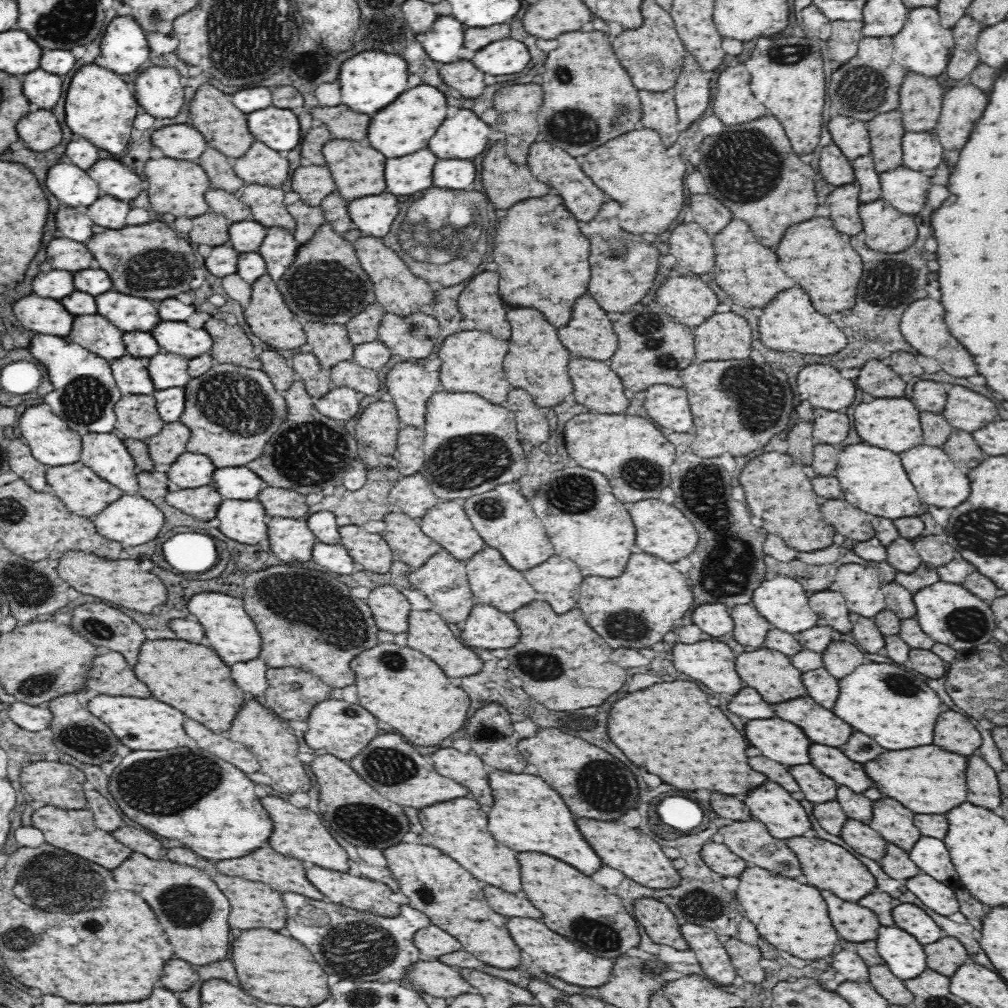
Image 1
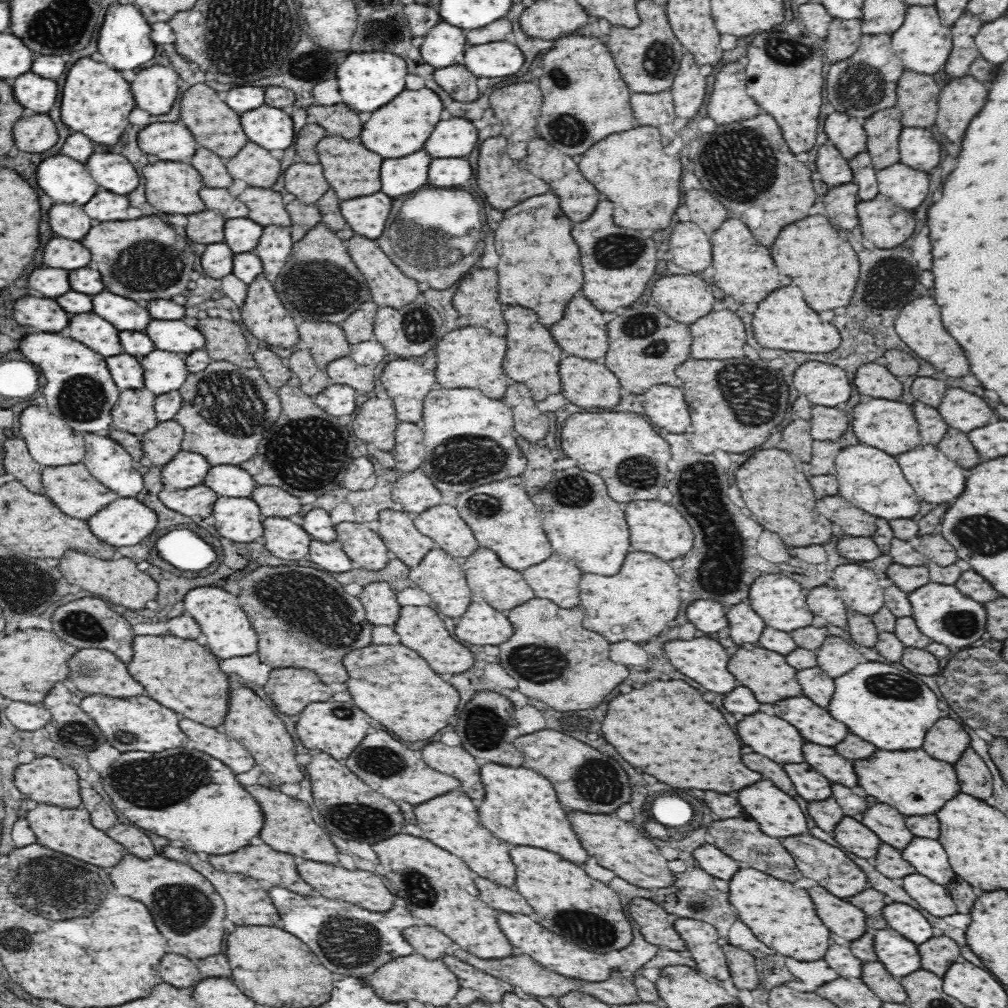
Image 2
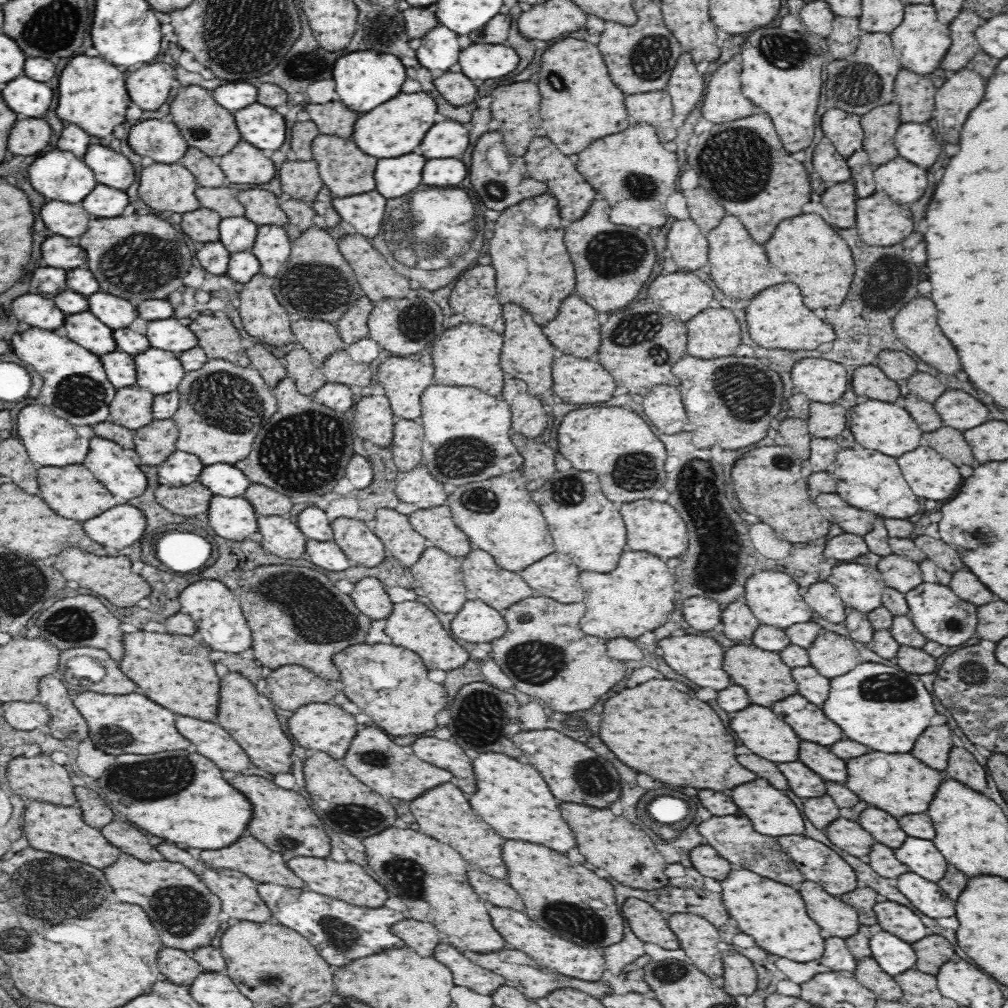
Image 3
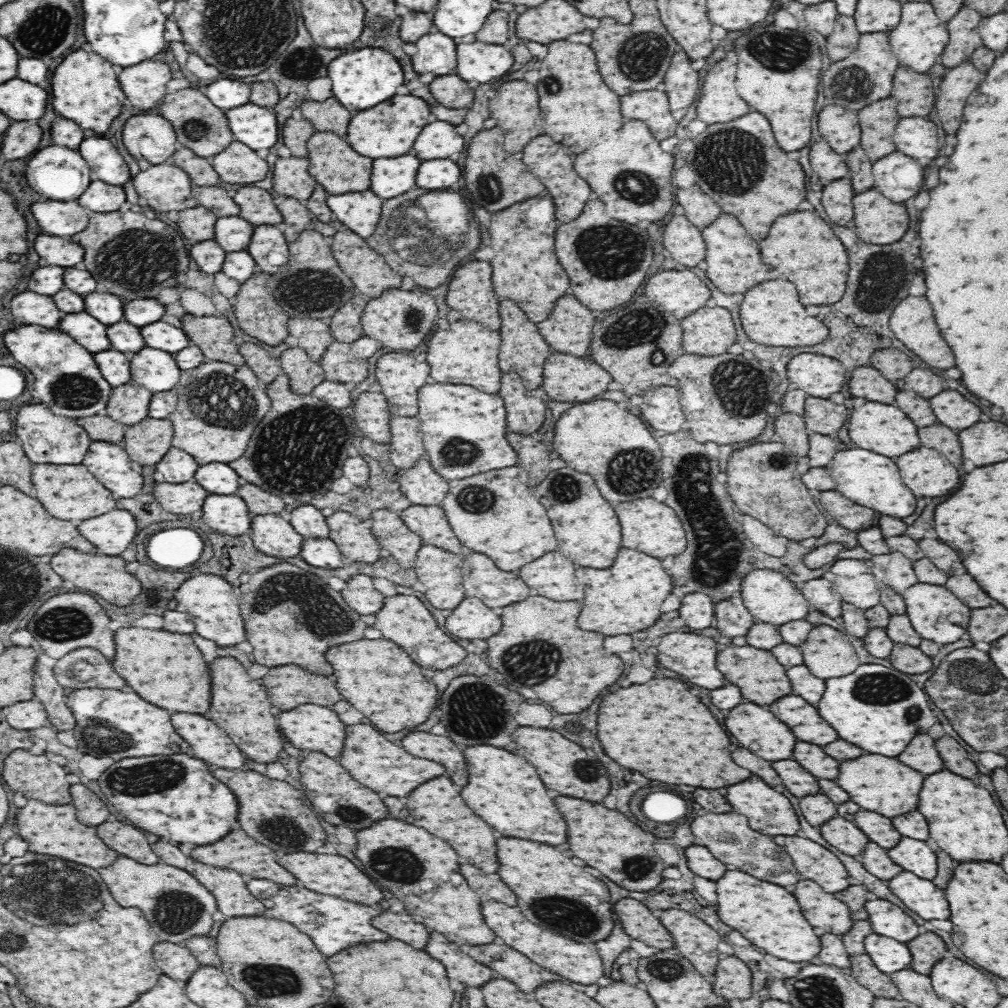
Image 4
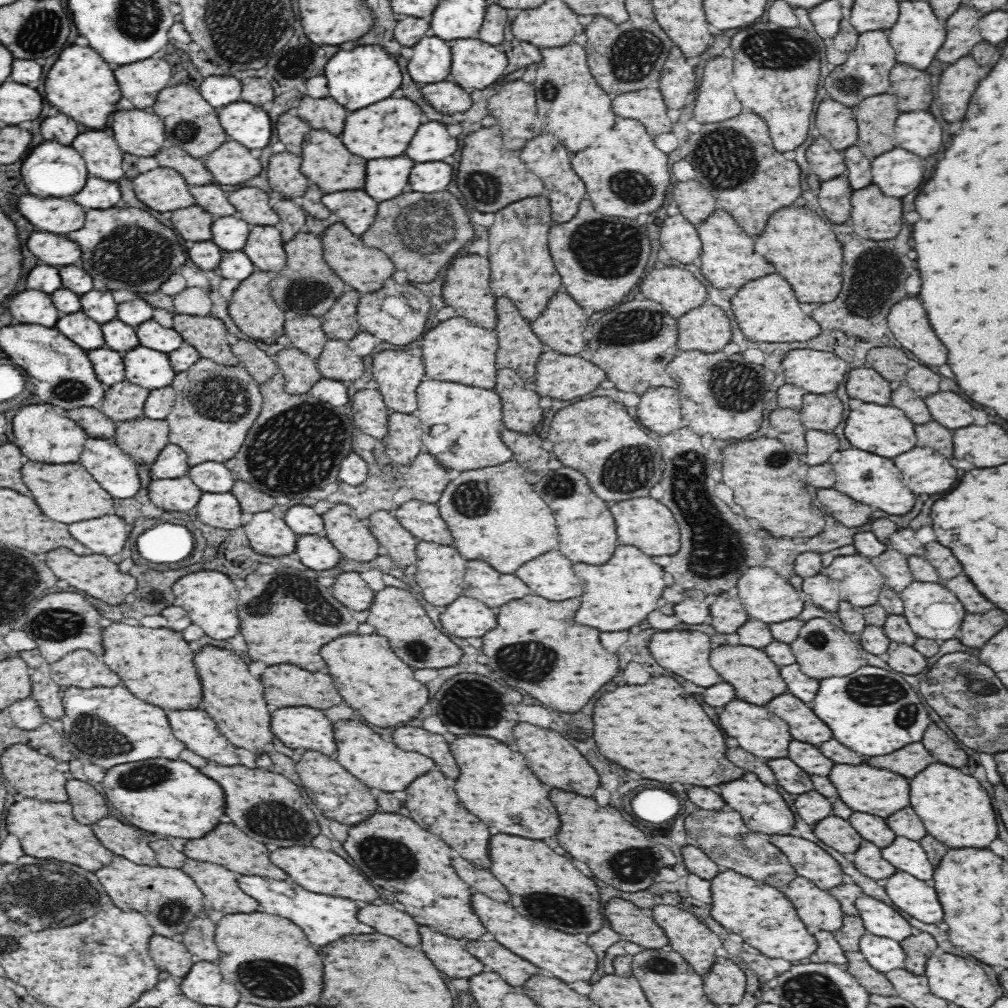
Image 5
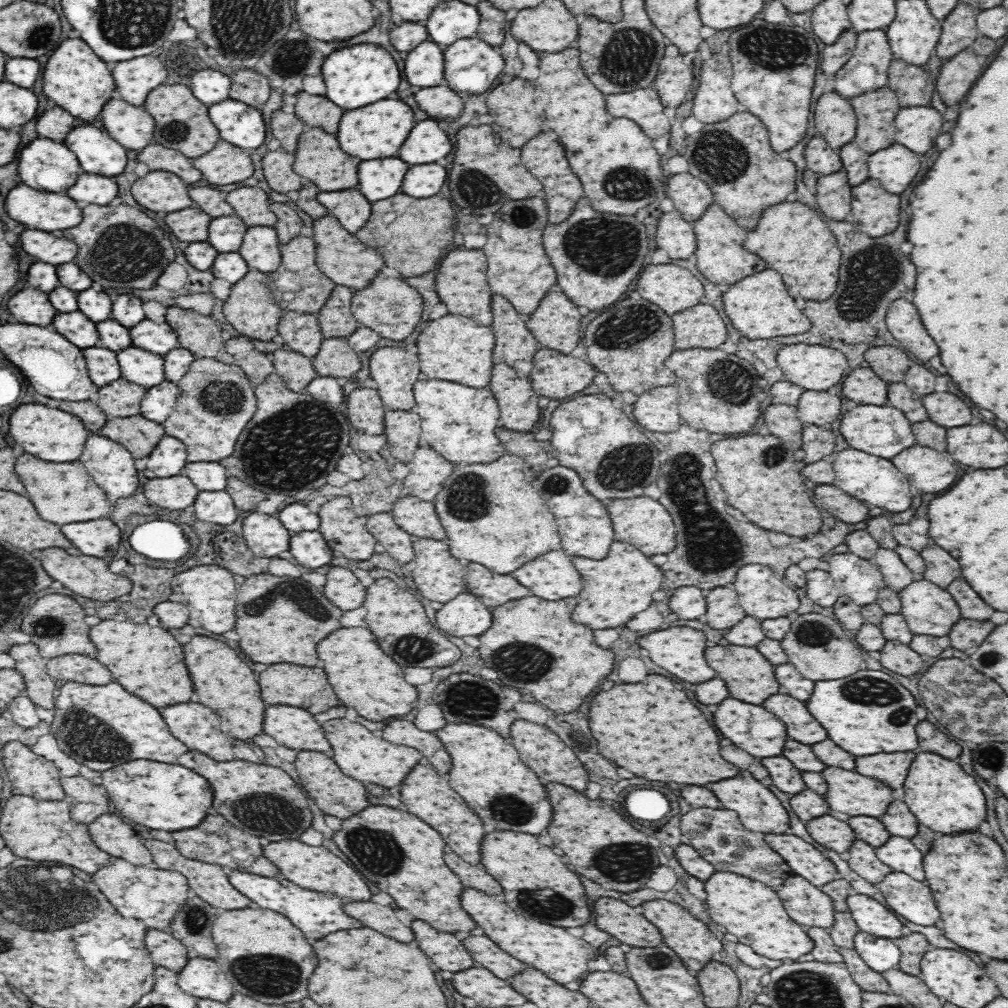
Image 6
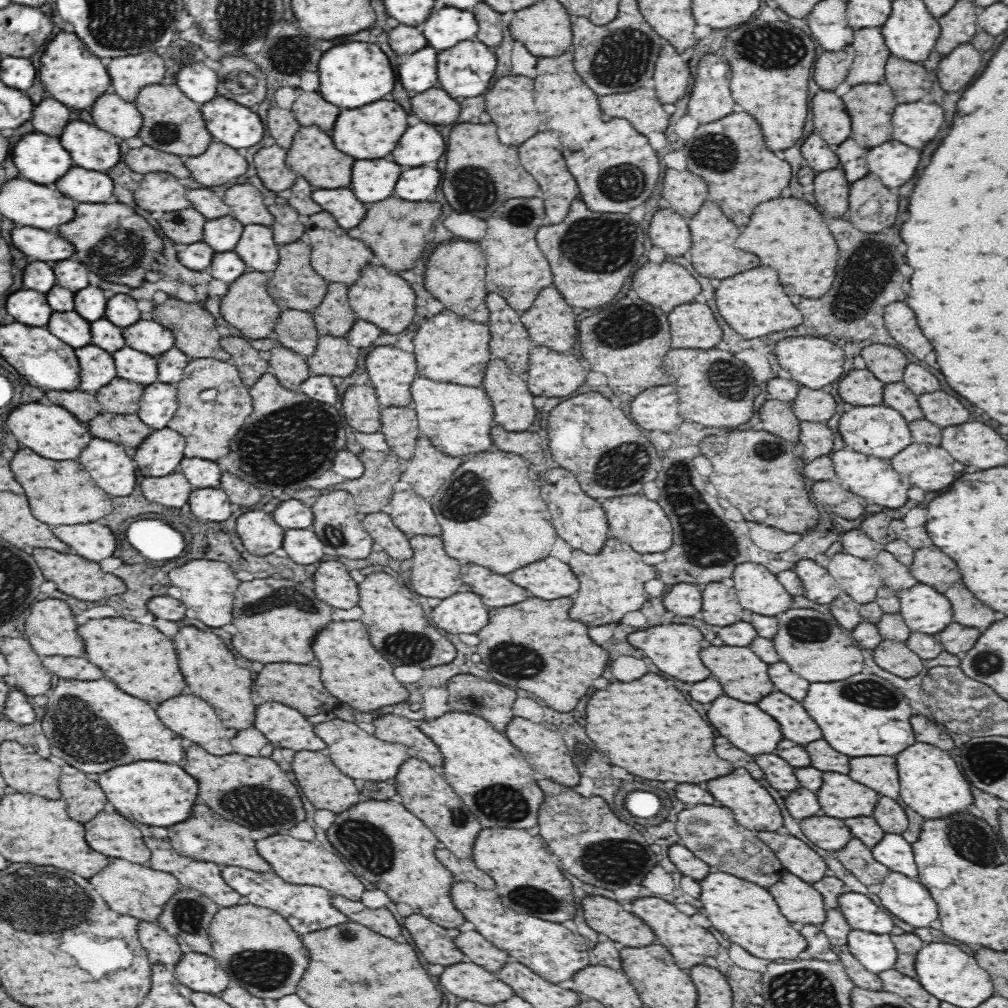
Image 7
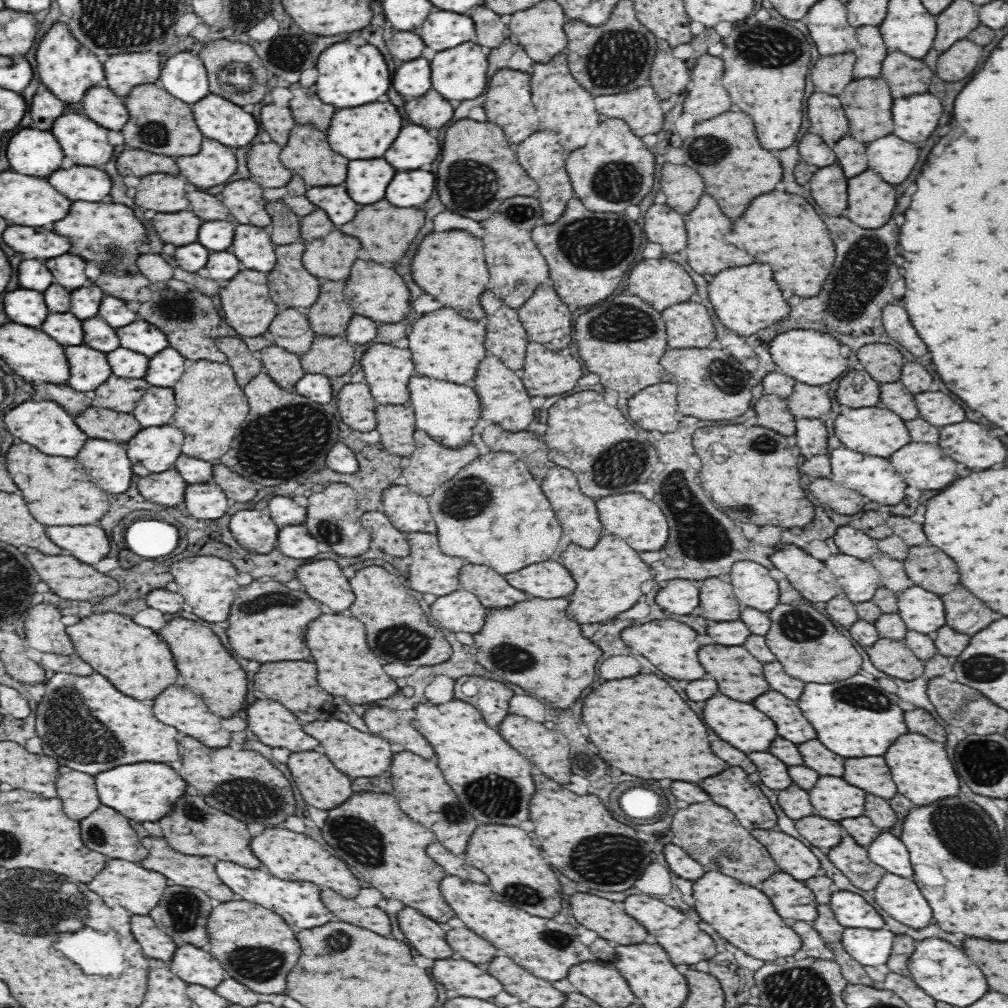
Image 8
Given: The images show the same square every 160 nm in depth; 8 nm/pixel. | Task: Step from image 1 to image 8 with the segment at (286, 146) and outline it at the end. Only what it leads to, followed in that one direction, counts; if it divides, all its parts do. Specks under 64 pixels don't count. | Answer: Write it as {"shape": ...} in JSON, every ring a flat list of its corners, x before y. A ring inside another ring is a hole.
{"shape":[[212,92,189,106,206,139,218,140,224,146,246,146,258,132,258,123,242,106]]}

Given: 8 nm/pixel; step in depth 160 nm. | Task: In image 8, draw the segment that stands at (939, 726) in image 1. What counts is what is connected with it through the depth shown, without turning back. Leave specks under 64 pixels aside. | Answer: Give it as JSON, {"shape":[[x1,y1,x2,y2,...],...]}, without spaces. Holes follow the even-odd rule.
{"shape":[[872,756,872,760,846,760,844,780,882,799,893,798,897,794,897,784,882,756]]}

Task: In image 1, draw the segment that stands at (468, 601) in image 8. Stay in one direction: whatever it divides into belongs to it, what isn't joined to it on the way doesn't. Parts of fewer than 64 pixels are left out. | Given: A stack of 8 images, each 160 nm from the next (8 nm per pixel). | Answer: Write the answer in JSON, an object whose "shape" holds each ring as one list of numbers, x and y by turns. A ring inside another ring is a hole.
{"shape":[[475,603,460,634,460,641,468,647,494,650,514,646,520,638,520,629,509,614,489,604]]}

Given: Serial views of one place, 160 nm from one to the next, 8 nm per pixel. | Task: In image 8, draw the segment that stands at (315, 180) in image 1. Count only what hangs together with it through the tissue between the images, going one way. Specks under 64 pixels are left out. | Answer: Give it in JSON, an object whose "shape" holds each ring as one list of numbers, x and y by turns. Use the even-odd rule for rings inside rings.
{"shape":[[270,141,256,143,247,151,245,160,253,182,262,188,282,188,290,182,292,172,278,160,280,146]]}

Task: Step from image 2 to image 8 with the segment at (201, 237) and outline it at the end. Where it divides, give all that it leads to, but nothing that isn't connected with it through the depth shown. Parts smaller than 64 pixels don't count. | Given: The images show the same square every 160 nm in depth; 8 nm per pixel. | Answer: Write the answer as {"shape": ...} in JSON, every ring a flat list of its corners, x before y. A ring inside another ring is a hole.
{"shape":[[174,212,174,214,156,214,152,226,164,244,184,246,196,242,196,234,202,220,192,212]]}

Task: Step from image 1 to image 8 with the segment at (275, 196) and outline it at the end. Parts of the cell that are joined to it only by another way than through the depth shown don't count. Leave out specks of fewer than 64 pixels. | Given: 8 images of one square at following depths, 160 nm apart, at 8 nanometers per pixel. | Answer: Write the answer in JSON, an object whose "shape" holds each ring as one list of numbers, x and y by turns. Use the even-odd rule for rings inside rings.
{"shape":[[251,178,234,180,222,190,222,202,232,210,240,224,266,228,271,223,271,216,266,211,262,189]]}

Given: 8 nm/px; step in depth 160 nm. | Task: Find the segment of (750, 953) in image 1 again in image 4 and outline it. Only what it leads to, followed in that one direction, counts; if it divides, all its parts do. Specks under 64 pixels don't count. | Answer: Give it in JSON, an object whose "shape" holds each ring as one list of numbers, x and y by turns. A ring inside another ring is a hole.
{"shape":[[719,953,718,964,714,974,714,993,716,996,730,1001,750,998,752,975,749,966,742,959,732,955]]}

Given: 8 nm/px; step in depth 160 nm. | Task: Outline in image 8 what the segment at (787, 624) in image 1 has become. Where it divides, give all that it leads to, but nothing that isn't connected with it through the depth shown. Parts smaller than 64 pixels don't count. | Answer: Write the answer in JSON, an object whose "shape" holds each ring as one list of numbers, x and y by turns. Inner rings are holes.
{"shape":[[738,561,730,571,734,595,750,608,769,612,780,596,779,582,770,576,769,569,752,561]]}

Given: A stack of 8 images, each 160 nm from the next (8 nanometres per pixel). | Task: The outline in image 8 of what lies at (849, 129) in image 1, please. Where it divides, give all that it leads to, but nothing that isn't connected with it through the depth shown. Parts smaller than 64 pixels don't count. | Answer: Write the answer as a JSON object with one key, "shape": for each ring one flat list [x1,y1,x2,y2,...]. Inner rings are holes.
{"shape":[[824,92,812,94,808,98,810,132,820,134,826,140,826,144,834,146,836,140,849,134,848,120,842,108,836,96,830,96]]}

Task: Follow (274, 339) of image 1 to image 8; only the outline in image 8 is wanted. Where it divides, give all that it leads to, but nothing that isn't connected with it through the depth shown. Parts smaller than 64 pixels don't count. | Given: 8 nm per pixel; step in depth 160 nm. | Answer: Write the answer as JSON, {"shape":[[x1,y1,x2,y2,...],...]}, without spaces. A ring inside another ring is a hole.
{"shape":[[244,270,238,272,221,287,221,306,226,321,238,334,244,336,261,336,269,330,270,324,278,313,277,304,269,293,267,273]]}

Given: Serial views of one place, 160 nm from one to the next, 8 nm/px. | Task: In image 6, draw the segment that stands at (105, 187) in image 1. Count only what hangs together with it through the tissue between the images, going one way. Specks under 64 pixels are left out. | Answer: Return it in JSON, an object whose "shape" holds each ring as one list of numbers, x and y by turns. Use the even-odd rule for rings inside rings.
{"shape":[[80,126,70,130,70,134,66,136,64,144,78,156,82,168,88,174,102,174,102,176,119,176,124,172,127,164,127,152,125,148,113,138,108,136,108,132,94,128,94,126]]}

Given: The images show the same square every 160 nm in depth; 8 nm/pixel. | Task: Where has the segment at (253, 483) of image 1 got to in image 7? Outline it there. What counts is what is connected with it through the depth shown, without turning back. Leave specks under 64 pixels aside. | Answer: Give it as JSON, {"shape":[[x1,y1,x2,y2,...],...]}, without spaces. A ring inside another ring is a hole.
{"shape":[[184,457,178,465,177,472,182,473,196,489,220,487,223,470,220,470,217,461]]}

